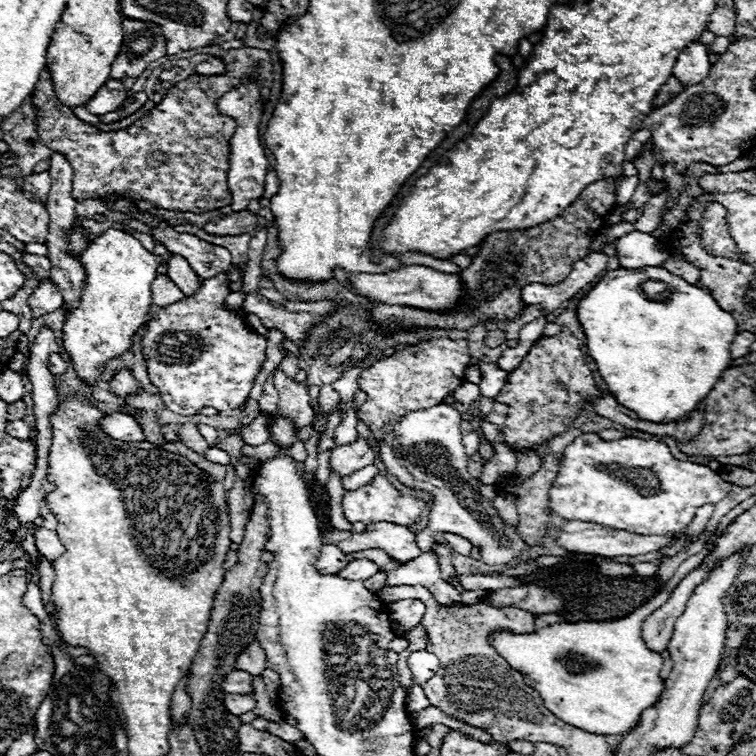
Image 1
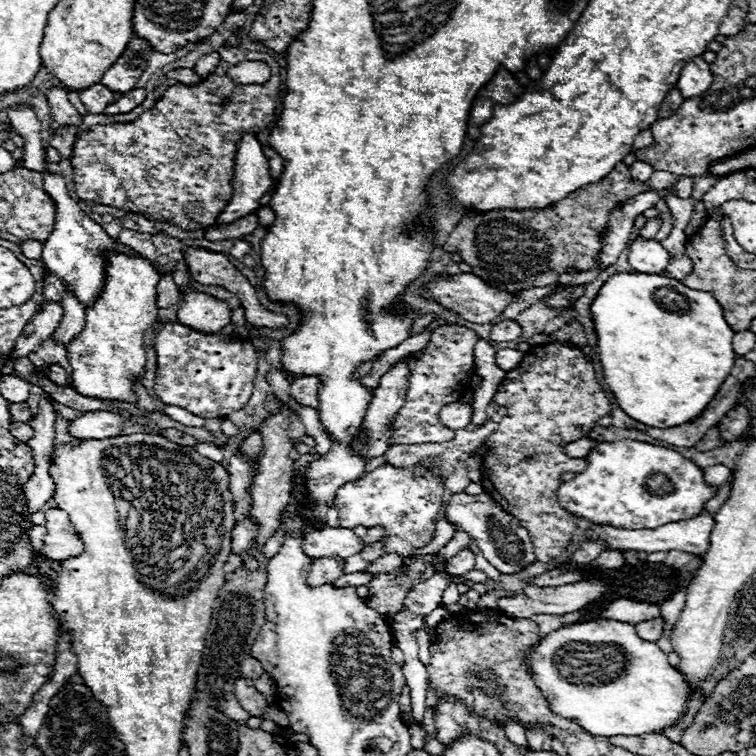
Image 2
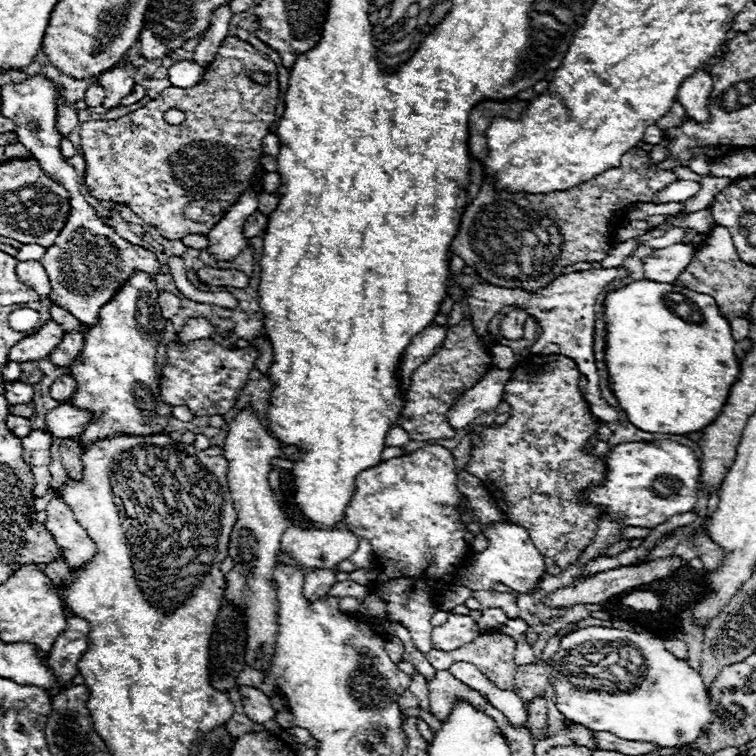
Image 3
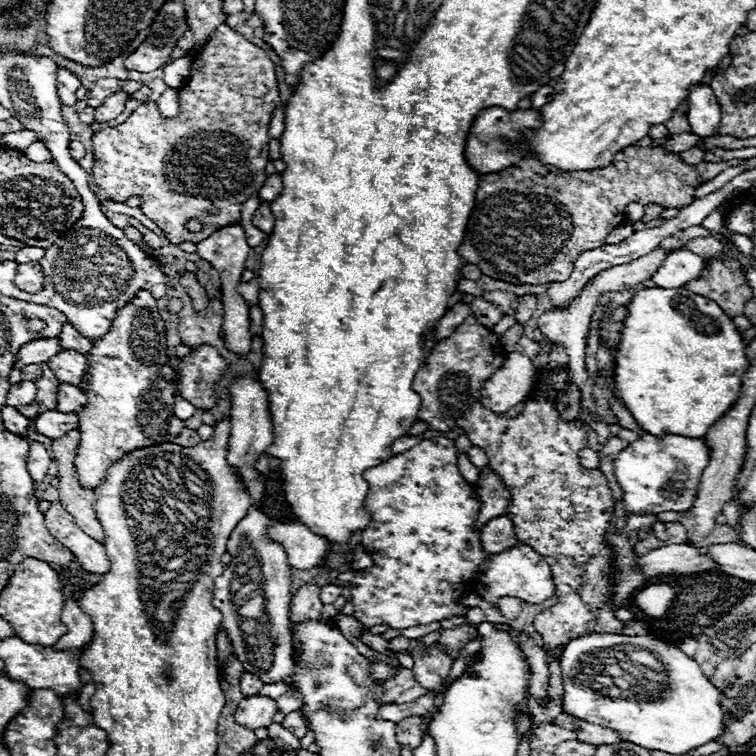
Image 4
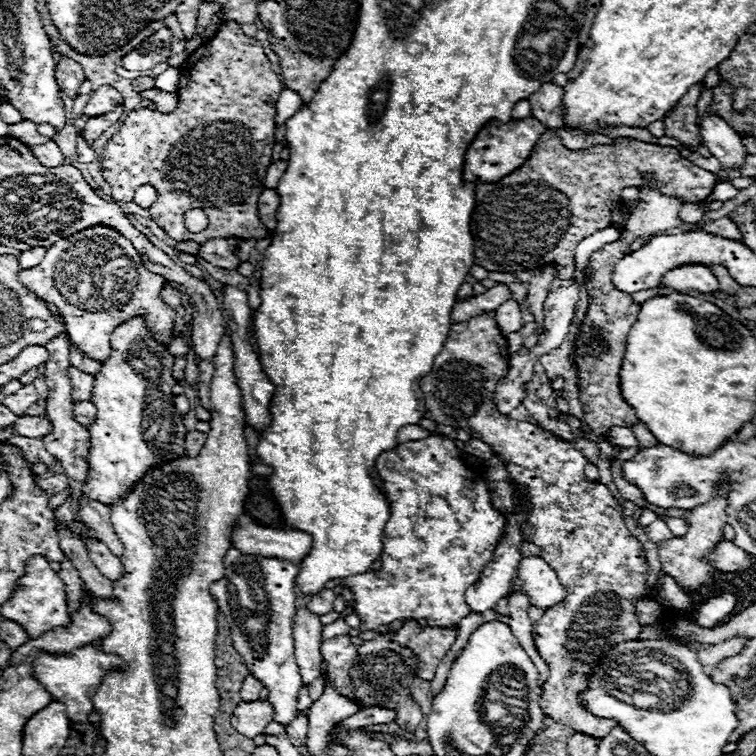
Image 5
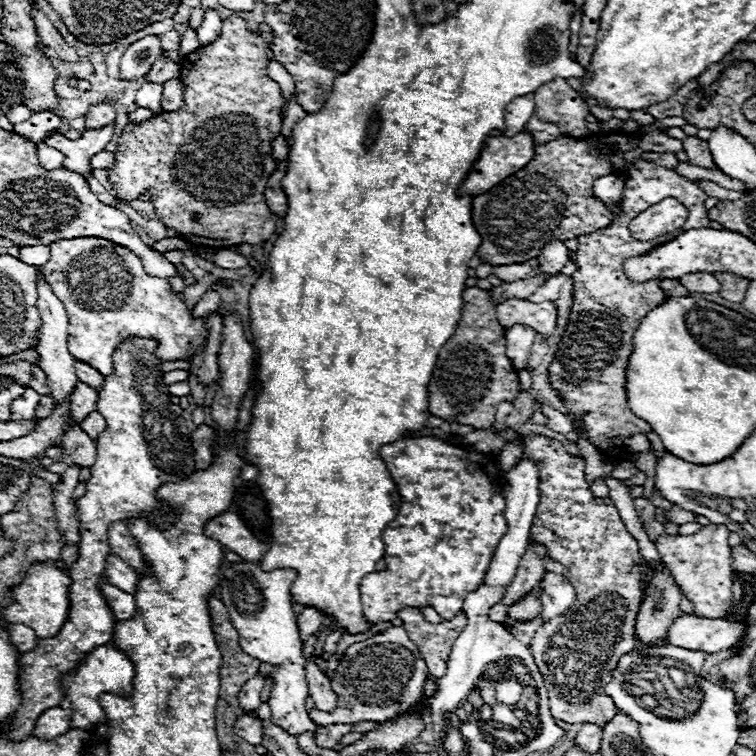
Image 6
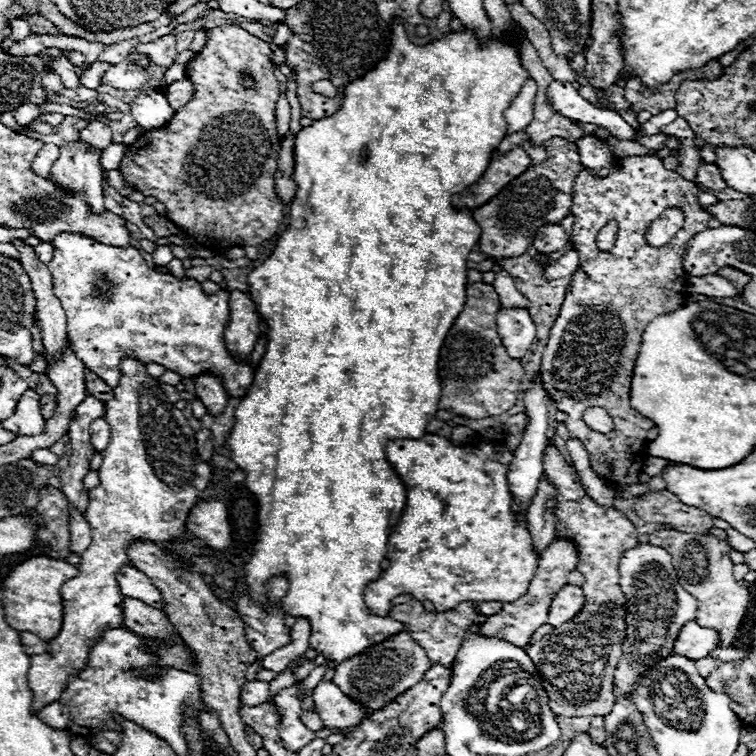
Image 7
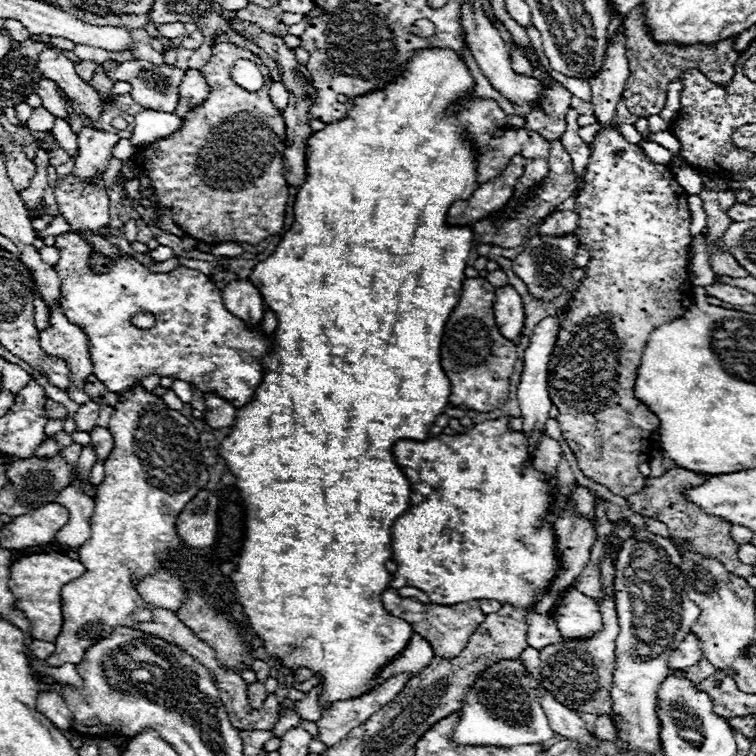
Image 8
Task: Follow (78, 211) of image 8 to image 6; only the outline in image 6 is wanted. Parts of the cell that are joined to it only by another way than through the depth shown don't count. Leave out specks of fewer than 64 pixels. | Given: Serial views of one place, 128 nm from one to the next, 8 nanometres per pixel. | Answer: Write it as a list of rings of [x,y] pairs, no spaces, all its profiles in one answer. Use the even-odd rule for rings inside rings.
[[[110,124],[102,130],[84,130],[82,138],[78,138],[78,140],[68,140],[64,136],[52,136],[52,138],[46,138],[44,142],[48,146],[60,150],[66,156],[62,162],[64,168],[68,168],[88,180],[88,176],[92,174],[90,158],[106,148],[106,144],[112,138],[112,132],[114,132],[114,126]]]

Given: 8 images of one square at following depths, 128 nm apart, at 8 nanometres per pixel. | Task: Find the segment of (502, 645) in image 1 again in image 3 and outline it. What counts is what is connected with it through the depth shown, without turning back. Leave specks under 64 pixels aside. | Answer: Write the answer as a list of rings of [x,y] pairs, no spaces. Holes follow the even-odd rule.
[[[588,626],[564,636],[560,640],[560,650],[552,654],[552,660],[554,666],[558,666],[558,678],[554,678],[554,690],[556,690],[554,704],[568,720],[582,724],[588,730],[612,732],[624,740],[650,742],[662,748],[682,748],[698,740],[704,728],[714,720],[714,712],[710,710],[710,694],[706,690],[700,672],[690,668],[686,660],[680,660],[674,654],[670,654],[664,648],[664,642],[660,638],[654,638],[652,634],[636,634],[628,630]],[[622,640],[626,640],[626,644],[638,648],[638,652],[646,656],[646,668],[650,668],[650,672],[646,672],[642,688],[634,688],[634,692],[622,692],[622,696],[614,696],[608,692],[578,688],[570,682],[568,678],[572,676],[572,664],[568,668],[570,652],[578,652],[578,648],[592,652],[592,646],[596,644],[618,646],[622,644]]]

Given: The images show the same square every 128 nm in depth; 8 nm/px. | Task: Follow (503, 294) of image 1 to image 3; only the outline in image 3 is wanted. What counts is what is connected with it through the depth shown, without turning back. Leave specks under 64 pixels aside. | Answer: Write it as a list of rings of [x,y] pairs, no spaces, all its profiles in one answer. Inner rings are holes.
[[[632,148],[622,158],[618,168],[610,168],[600,176],[594,176],[588,182],[582,182],[568,190],[554,190],[548,194],[526,194],[526,192],[496,192],[490,176],[484,178],[484,184],[478,196],[468,204],[462,226],[454,242],[450,244],[450,252],[458,254],[466,266],[476,268],[478,276],[490,284],[502,288],[522,288],[526,292],[534,292],[550,284],[556,276],[562,276],[566,266],[576,262],[596,262],[608,256],[612,246],[610,220],[620,216],[620,210],[628,208],[634,202],[654,202],[654,194],[678,180],[672,170],[660,170],[656,162],[650,160],[650,154],[642,148]]]

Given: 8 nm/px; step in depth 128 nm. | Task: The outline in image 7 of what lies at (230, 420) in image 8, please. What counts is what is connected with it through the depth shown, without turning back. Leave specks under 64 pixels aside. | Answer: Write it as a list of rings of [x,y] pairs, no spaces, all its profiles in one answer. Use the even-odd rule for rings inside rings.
[[[202,374],[194,378],[194,384],[196,384],[196,396],[206,406],[206,410],[212,416],[220,416],[228,404],[228,396],[220,378],[212,374]]]

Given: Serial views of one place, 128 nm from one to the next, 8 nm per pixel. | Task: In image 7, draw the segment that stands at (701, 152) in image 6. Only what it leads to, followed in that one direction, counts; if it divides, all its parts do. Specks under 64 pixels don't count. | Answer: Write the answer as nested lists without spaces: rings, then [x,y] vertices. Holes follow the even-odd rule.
[[[706,162],[700,164],[694,182],[702,184],[702,186],[706,186],[710,190],[724,190],[724,188],[728,188],[728,184],[720,176],[720,170],[716,168],[716,164],[706,164]]]

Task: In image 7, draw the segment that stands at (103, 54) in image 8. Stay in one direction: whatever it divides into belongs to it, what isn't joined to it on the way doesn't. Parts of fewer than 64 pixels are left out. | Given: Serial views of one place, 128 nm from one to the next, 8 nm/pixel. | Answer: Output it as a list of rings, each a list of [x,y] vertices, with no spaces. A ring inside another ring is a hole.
[[[174,32],[166,34],[166,36],[160,37],[159,39],[150,43],[139,43],[130,50],[132,52],[142,52],[164,68],[168,68],[172,62],[174,62],[174,56],[176,56],[176,38],[174,38]]]

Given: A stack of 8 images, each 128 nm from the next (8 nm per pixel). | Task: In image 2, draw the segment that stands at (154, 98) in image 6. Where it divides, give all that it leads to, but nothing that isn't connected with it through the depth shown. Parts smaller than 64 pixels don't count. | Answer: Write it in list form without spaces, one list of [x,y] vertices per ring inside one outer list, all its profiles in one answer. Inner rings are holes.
[[[192,68],[170,70],[165,76],[167,78],[172,78],[172,80],[176,80],[176,82],[180,82],[180,84],[186,84],[186,86],[194,86],[194,84],[198,84],[198,82],[202,80],[202,76],[198,76]]]

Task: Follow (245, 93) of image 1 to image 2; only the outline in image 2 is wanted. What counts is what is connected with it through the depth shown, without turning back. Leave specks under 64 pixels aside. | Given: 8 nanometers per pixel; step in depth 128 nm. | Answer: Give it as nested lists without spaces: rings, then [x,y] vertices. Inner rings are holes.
[[[244,134],[242,140],[238,142],[238,152],[236,152],[236,162],[234,162],[234,180],[232,180],[232,188],[234,188],[234,196],[232,200],[228,202],[228,206],[224,208],[224,212],[218,216],[218,224],[232,224],[236,222],[238,218],[254,212],[260,204],[260,198],[272,188],[274,180],[270,176],[270,170],[268,170],[268,160],[262,152],[262,146],[260,142],[256,140],[254,134]]]

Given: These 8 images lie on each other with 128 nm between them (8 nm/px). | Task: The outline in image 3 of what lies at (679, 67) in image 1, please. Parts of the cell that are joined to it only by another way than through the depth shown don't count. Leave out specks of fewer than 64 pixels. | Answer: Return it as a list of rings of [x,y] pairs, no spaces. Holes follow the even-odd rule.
[[[696,72],[694,76],[686,78],[680,84],[678,90],[678,102],[686,108],[688,118],[698,120],[698,122],[710,122],[710,112],[708,112],[708,98],[712,92],[712,76],[702,72]]]

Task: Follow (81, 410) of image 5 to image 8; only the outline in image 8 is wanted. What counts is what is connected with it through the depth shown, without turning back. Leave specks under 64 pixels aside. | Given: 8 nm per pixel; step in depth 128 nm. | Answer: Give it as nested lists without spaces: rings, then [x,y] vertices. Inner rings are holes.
[[[96,426],[94,430],[90,430],[90,436],[92,436],[92,444],[96,448],[96,458],[98,462],[104,462],[110,452],[114,450],[114,440],[112,440],[112,434],[106,430],[106,428],[100,428]]]

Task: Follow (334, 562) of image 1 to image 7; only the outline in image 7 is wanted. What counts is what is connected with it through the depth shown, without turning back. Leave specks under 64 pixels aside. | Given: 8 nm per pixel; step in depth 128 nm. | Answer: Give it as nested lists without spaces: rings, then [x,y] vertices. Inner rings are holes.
[[[322,680],[314,692],[312,692],[316,712],[322,718],[324,728],[332,730],[344,730],[350,726],[358,726],[366,718],[364,704],[354,702],[350,696],[346,696],[336,684],[330,680]]]

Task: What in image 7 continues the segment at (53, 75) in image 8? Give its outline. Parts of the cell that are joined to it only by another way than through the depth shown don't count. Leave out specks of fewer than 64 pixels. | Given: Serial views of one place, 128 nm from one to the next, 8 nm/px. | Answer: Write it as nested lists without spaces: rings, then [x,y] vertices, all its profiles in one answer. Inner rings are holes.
[[[54,56],[52,62],[46,66],[46,72],[56,72],[60,76],[62,84],[66,88],[70,88],[70,90],[76,90],[76,88],[82,86],[80,78],[74,72],[74,64],[68,58],[64,58],[64,56]]]

